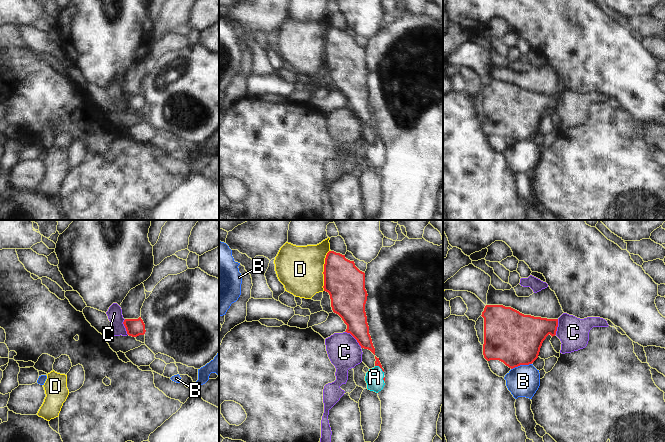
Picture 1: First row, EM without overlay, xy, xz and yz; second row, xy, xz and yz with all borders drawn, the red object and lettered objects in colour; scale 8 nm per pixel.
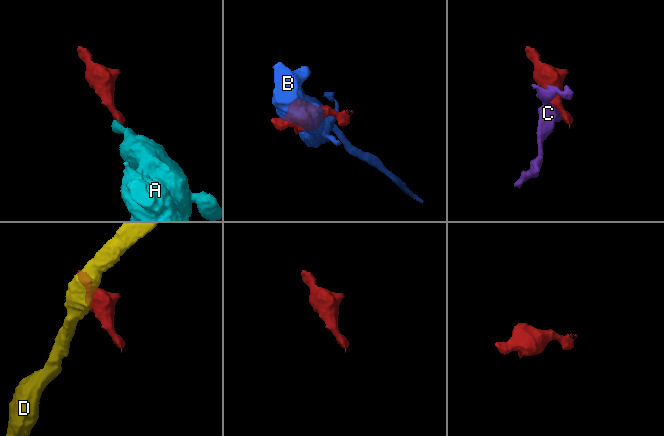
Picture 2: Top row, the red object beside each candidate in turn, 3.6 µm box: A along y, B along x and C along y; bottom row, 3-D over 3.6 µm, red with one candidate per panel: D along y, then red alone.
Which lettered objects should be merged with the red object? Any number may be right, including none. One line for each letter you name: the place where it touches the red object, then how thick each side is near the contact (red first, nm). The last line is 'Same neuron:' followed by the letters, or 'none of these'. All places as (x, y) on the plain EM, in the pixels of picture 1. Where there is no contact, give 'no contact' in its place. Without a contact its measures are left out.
A: contact xz (380, 143); calibres 50 and 140 nm
Same neuron: A

